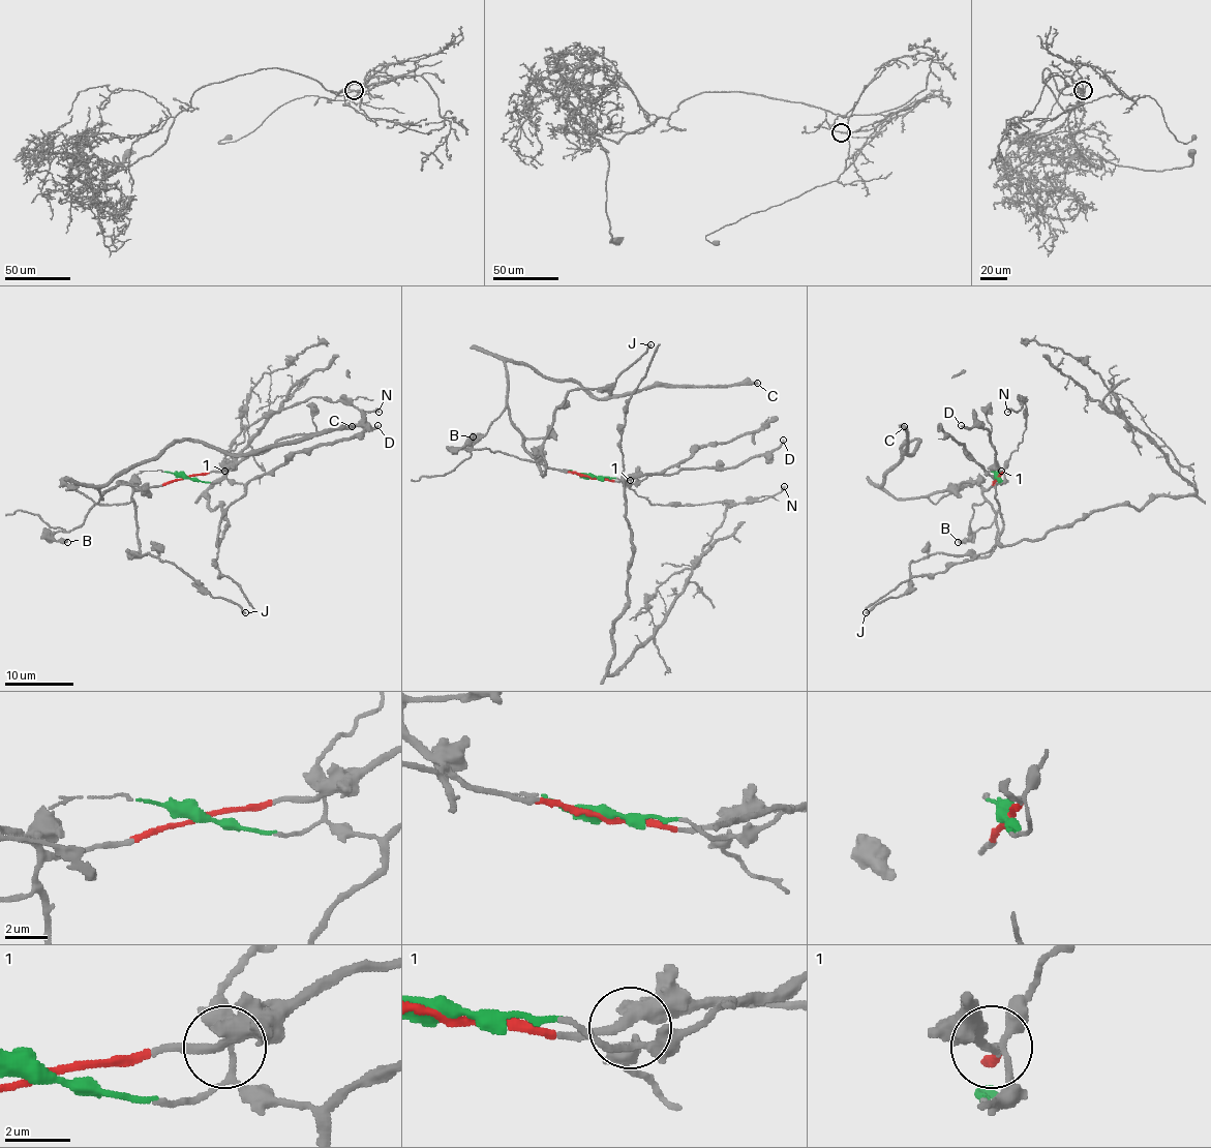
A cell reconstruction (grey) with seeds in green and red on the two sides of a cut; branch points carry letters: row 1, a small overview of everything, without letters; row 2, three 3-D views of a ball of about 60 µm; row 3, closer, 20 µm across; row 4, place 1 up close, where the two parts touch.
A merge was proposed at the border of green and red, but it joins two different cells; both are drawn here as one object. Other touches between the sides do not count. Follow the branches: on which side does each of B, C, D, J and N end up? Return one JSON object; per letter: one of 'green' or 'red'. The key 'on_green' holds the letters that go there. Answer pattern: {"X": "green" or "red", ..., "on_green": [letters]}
{"B": "red", "C": "red", "D": "red", "J": "red", "N": "green", "on_green": ["N"]}

